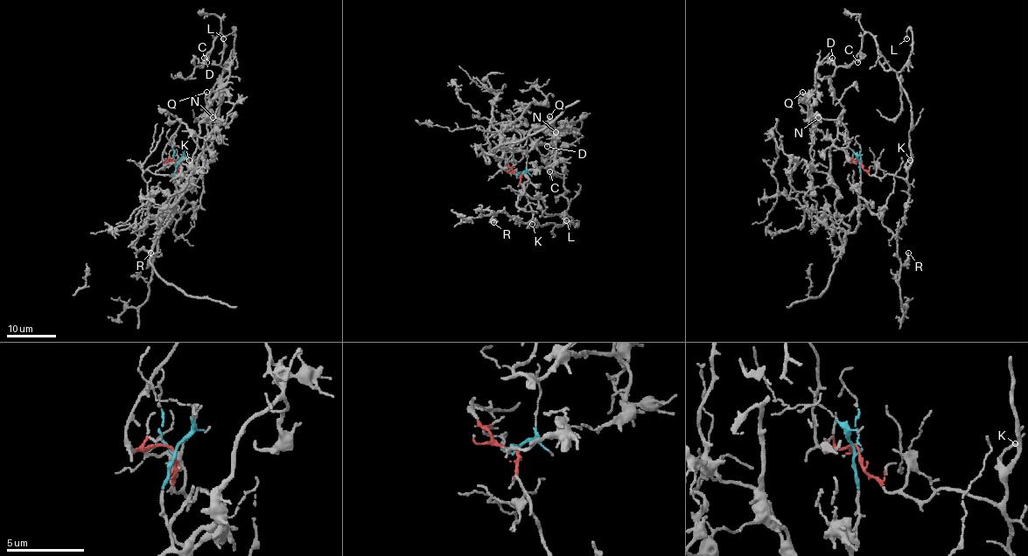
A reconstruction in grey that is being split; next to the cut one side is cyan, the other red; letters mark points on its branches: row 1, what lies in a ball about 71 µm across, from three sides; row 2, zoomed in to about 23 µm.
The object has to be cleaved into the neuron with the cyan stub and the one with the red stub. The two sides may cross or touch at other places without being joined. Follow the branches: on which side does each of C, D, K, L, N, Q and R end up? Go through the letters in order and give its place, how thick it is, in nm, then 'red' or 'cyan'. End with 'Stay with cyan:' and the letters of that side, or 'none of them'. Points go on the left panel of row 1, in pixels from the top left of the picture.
C: at (206, 62); 180 nm thick; red
D: at (204, 58); 150 nm thick; red
K: at (189, 160); 160 nm thick; red
L: at (223, 38); 130 nm thick; red
N: at (213, 117); 240 nm thick; cyan
Q: at (206, 92); 130 nm thick; cyan
R: at (150, 253); 160 nm thick; red
Stay with cyan: N, Q

